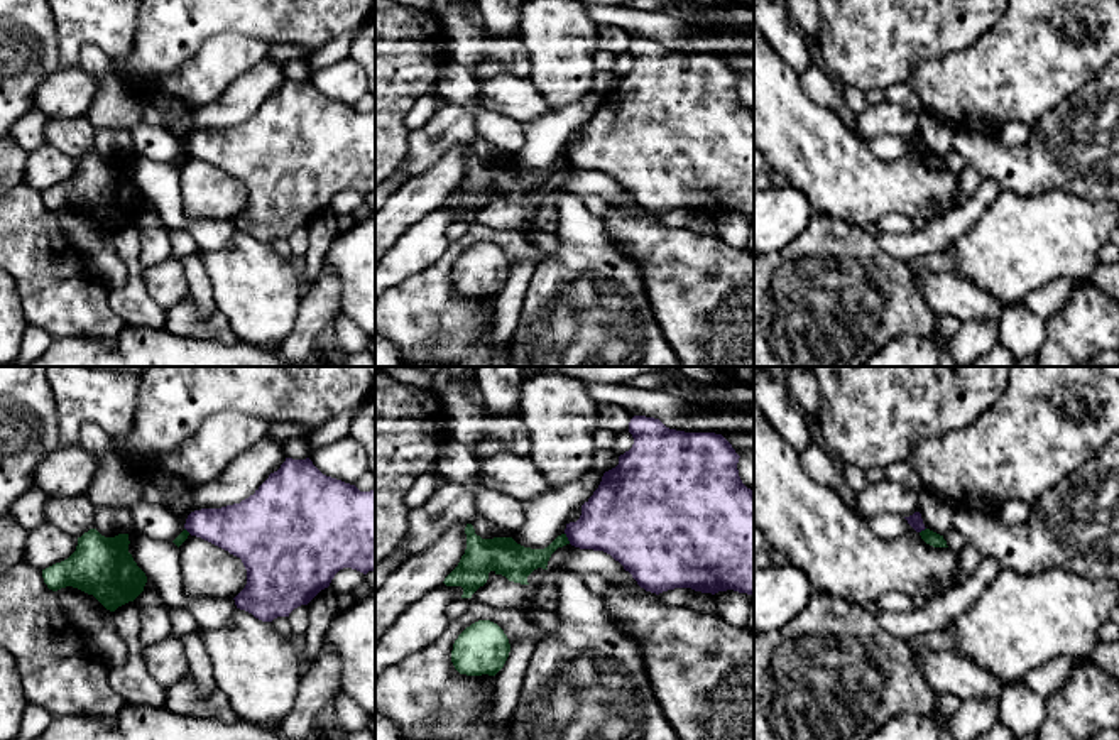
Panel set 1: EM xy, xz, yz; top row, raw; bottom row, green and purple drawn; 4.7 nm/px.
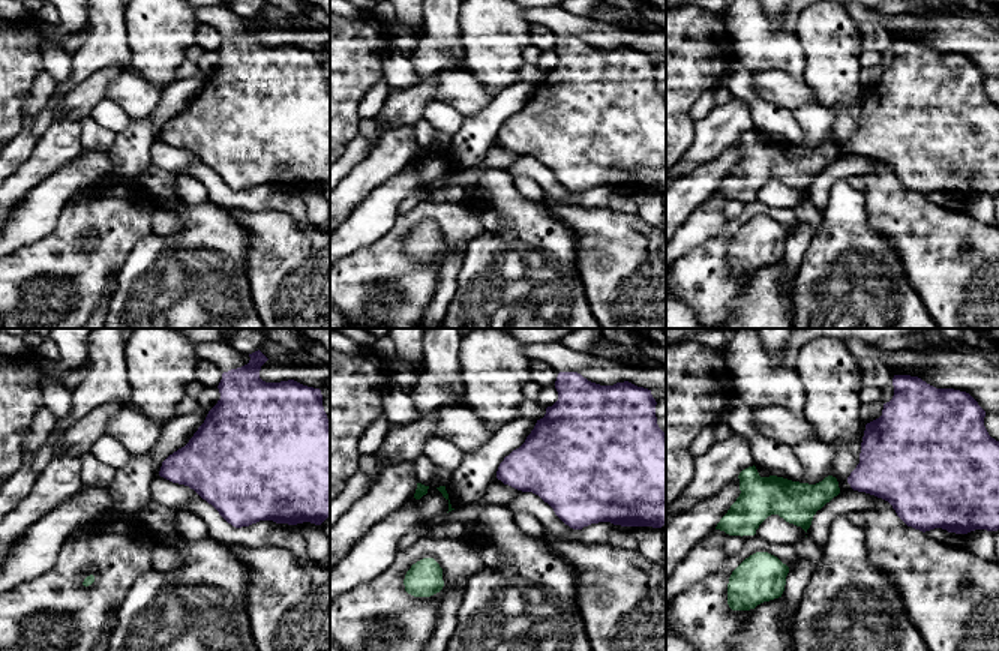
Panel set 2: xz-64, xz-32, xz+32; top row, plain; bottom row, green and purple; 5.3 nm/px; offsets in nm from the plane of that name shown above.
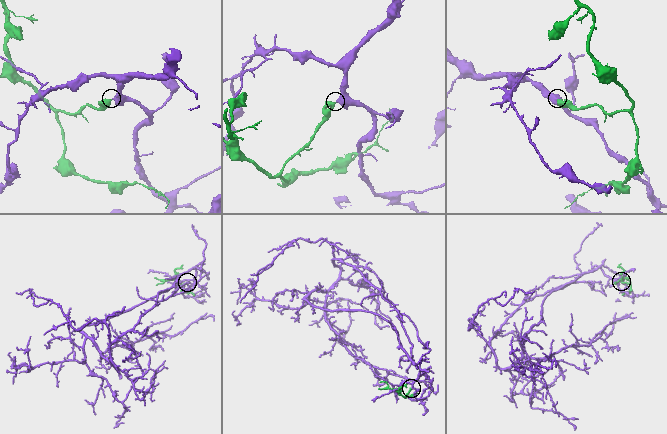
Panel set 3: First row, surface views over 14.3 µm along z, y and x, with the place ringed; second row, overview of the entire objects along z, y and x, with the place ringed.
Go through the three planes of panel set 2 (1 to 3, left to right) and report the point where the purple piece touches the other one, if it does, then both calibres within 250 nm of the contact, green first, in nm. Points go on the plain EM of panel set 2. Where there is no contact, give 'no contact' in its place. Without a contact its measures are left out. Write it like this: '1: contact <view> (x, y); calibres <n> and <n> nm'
1: no contact
2: no contact
3: no contact

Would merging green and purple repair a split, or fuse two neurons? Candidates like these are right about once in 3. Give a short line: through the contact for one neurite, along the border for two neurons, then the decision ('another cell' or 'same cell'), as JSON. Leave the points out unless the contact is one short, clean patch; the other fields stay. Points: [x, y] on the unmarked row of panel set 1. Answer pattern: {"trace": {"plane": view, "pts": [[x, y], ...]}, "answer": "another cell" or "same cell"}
{"trace": {"plane": "xz", "pts": [[565, 154], [570, 164]]}, "answer": "another cell"}

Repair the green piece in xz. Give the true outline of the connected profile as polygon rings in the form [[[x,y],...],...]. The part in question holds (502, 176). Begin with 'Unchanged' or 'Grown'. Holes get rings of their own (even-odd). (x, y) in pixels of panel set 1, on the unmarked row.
Unchanged. [[[467,145],[465,155],[465,176],[443,203],[446,208],[461,208],[461,220],[472,220],[487,204],[490,193],[509,203],[529,206],[527,198],[538,189],[548,191],[551,176],[570,166],[566,155],[561,155],[544,171],[531,171],[517,166],[512,159],[482,161],[472,145]]]

